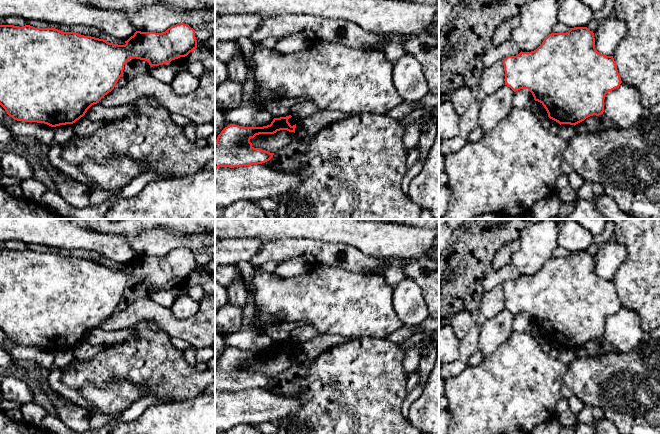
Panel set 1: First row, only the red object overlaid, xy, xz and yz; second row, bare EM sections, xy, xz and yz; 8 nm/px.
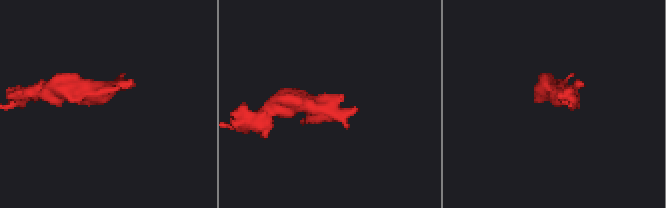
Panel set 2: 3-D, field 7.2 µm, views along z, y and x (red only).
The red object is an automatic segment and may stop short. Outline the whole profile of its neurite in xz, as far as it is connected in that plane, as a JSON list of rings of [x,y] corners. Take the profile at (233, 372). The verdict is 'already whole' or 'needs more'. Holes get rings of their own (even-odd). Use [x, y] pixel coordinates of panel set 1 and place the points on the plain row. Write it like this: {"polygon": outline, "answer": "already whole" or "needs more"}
{"polygon": [[[289,339],[286,341],[274,342],[270,349],[263,351],[243,351],[234,348],[230,348],[225,351],[218,359],[215,366],[215,392],[250,390],[269,385],[273,381],[274,377],[270,377],[260,372],[254,372],[250,363],[259,358],[274,358],[280,354],[287,354],[295,357],[296,348],[291,350],[288,346],[288,343],[291,341],[292,340]]], "answer": "already whole"}

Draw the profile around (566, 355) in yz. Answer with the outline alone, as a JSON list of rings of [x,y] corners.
[[[561,348],[559,352],[559,359],[566,364],[567,366],[571,364],[574,359],[576,358],[575,356],[575,351],[574,349],[570,348]]]

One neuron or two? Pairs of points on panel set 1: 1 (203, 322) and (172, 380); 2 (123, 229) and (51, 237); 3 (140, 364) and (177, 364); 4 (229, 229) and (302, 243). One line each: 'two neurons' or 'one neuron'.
1: two neurons
2: two neurons
3: one neuron
4: two neurons

